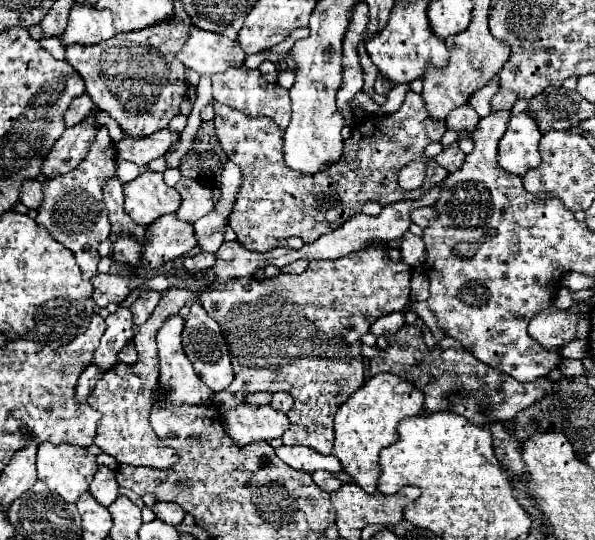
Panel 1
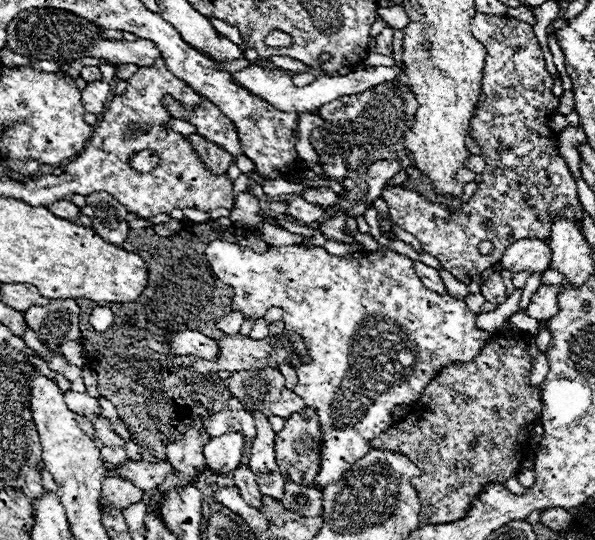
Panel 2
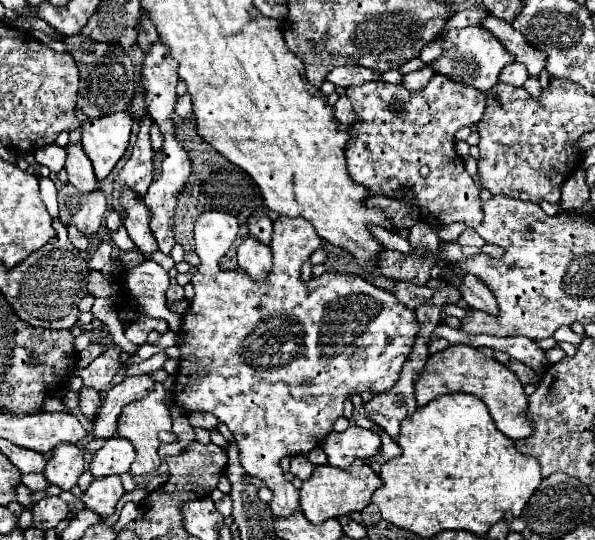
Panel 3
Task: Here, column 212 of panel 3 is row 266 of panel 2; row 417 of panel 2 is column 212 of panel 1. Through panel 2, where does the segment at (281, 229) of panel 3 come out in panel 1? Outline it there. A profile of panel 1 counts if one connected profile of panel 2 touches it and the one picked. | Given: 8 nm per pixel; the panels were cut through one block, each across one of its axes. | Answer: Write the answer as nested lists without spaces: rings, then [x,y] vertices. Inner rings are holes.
[[[194,302],[194,304],[190,306],[190,314],[188,314],[188,318],[186,318],[184,332],[182,332],[182,344],[184,344],[186,356],[190,358],[194,370],[198,372],[198,378],[200,378],[212,392],[222,392],[224,388],[228,388],[228,384],[230,384],[232,378],[234,378],[234,372],[232,372],[232,364],[230,364],[230,354],[228,354],[226,340],[224,340],[224,336],[222,336],[220,326],[216,324],[216,320],[212,320],[198,302]]]

